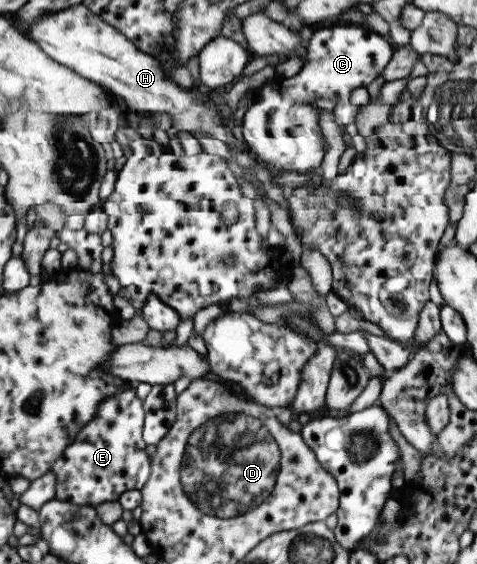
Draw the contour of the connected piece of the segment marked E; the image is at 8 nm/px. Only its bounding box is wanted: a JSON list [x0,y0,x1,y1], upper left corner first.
[49,386,150,505]

